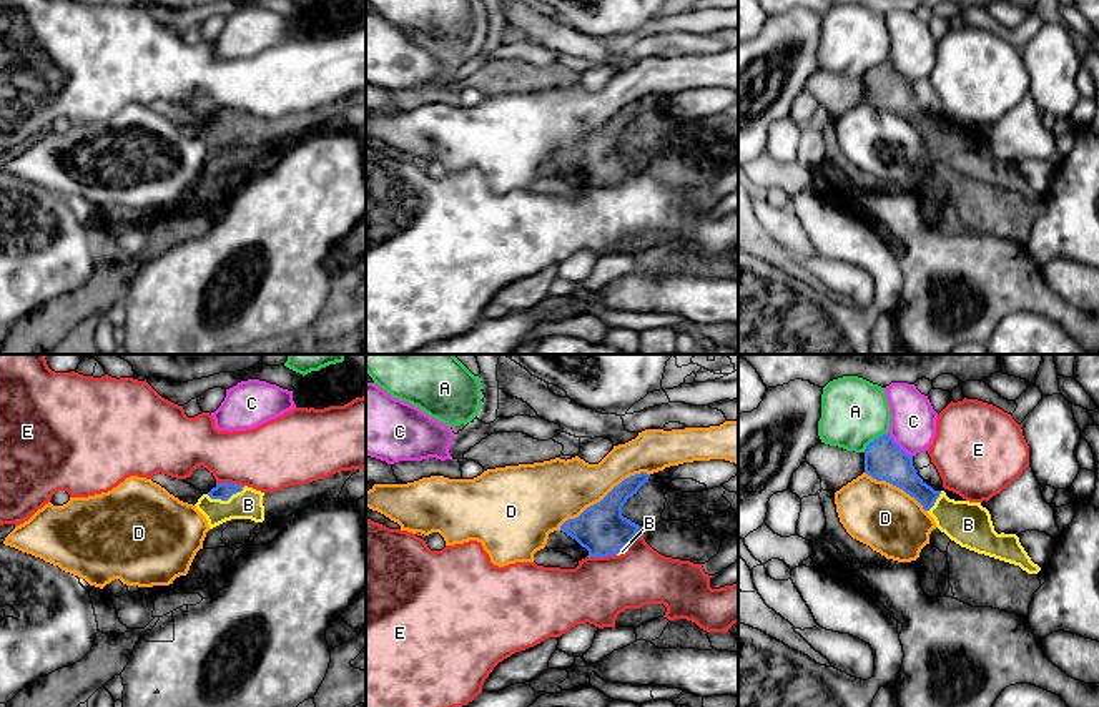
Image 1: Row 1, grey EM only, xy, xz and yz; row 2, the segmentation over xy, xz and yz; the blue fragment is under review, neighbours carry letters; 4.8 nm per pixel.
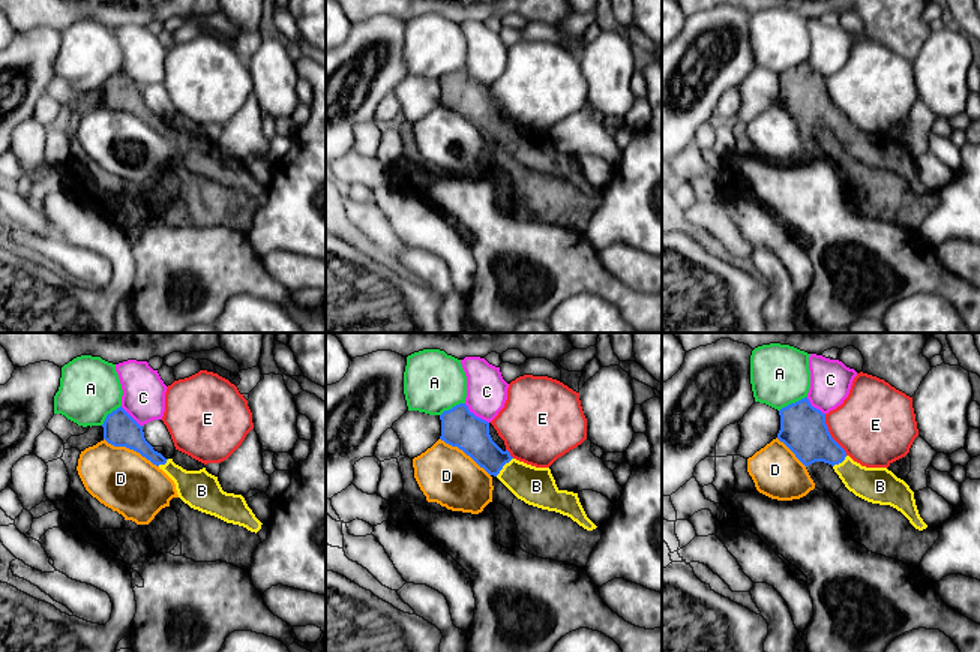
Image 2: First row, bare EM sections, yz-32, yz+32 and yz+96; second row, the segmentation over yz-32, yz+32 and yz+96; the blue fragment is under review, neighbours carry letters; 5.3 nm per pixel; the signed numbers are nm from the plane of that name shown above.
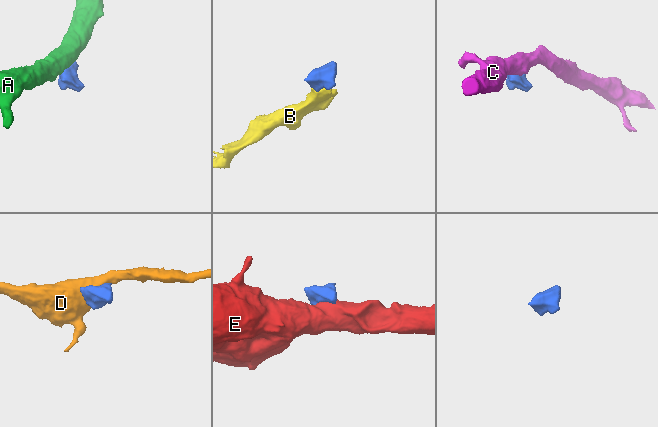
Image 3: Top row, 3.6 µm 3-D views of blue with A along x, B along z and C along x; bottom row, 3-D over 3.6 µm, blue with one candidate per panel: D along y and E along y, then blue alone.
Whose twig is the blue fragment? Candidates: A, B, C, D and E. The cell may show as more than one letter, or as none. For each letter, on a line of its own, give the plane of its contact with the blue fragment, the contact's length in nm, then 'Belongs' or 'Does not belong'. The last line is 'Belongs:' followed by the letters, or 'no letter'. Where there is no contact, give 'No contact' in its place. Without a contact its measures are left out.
A: Touches blue in yz. Shared border 150 nm. Does not belong
B: Touches blue in xy. Shared border 200 nm. Belongs
C: Touches blue in yz. Shared border 170 nm. Does not belong
D: Touches blue in xz. Shared border 500 nm. Does not belong
E: Touches blue in xz. Shared border 140 nm. Does not belong
Belongs: B

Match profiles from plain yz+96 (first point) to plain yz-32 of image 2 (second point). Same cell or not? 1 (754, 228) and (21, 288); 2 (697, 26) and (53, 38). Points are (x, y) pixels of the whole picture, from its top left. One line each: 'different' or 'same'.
1: same
2: same

